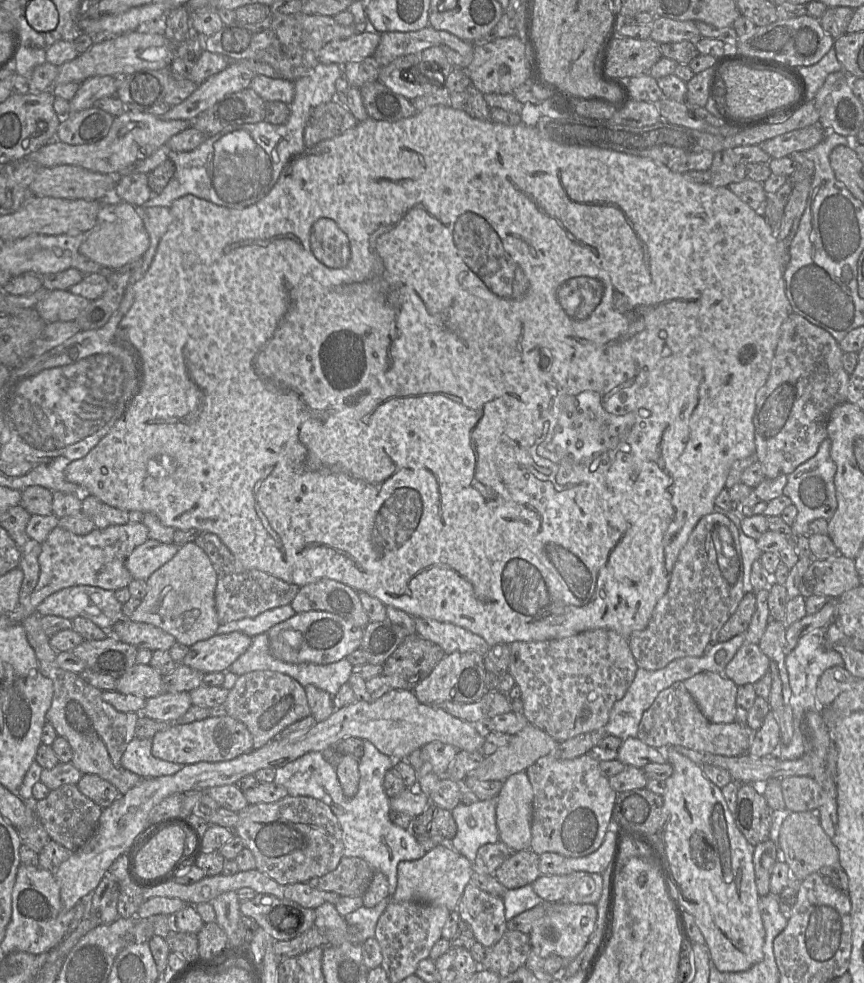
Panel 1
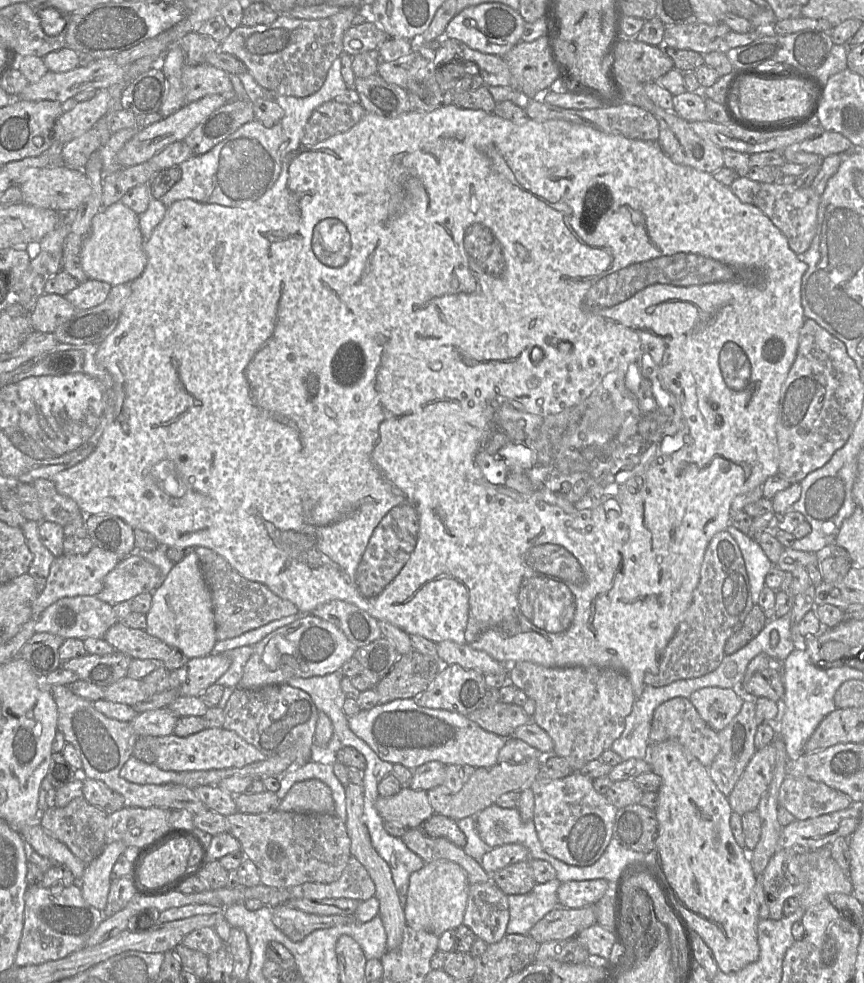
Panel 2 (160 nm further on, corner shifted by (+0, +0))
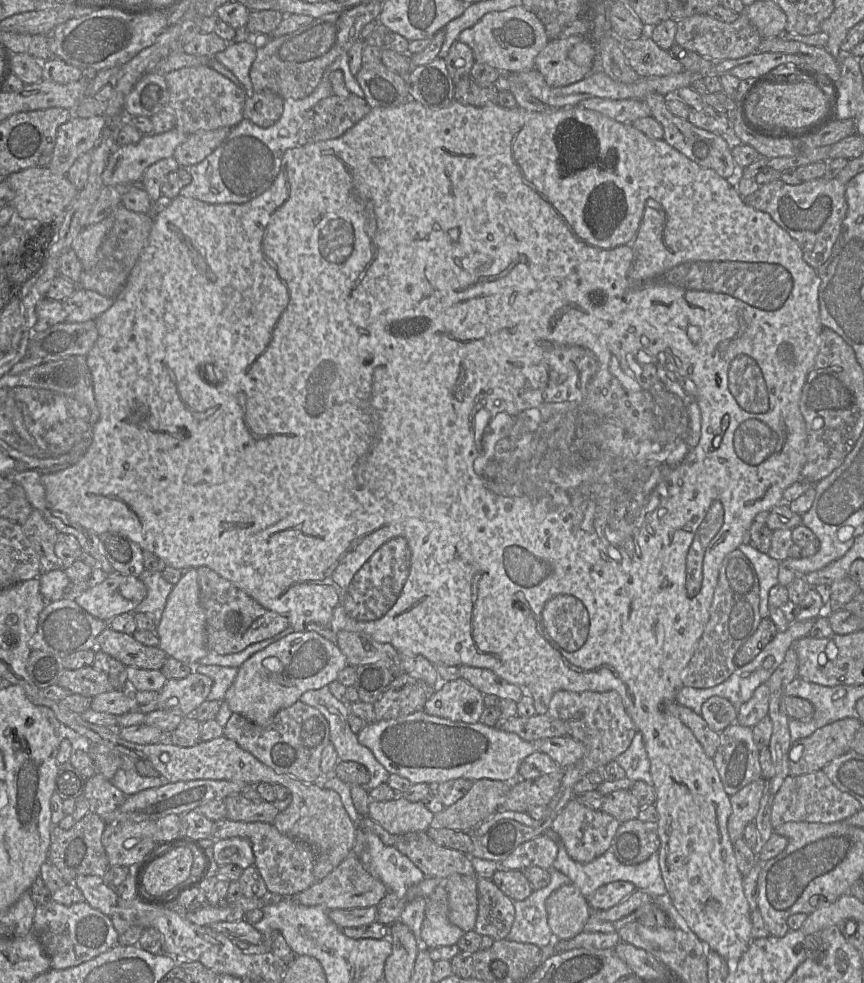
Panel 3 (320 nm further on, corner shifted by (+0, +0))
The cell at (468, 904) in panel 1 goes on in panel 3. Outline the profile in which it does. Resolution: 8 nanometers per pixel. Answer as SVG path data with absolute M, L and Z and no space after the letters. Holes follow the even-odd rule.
M477 878L478 912L474 931L482 936L490 936L495 941L506 939L515 917L513 900L503 894L491 879Z

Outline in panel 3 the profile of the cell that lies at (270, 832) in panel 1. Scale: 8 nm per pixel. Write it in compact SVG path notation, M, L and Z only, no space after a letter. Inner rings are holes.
M221 819L212 828L214 840L244 838L250 841L255 857L254 866L259 870L267 889L281 896L295 896L316 882L313 875L315 851L306 843L280 833L274 824L239 822Z

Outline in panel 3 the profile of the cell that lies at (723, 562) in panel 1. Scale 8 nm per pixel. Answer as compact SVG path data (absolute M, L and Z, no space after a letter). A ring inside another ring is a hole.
M737 548L728 553L721 564L709 621L691 660L682 672L683 687L711 688L731 676L736 669L735 654L759 626L762 618L759 607L760 584L756 570L746 555Z

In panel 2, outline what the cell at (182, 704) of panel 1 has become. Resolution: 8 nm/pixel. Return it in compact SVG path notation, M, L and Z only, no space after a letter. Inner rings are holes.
M165 707L139 713L130 724L137 736L160 737L173 734L178 719Z

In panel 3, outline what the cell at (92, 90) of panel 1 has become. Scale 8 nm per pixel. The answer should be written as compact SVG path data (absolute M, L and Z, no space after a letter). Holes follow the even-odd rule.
M104 115L90 118L72 117L59 126L48 168L54 173L67 175L80 155L93 151L103 135L105 126Z

